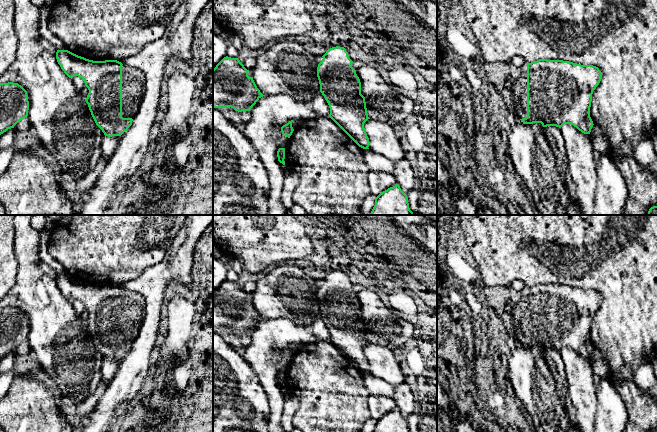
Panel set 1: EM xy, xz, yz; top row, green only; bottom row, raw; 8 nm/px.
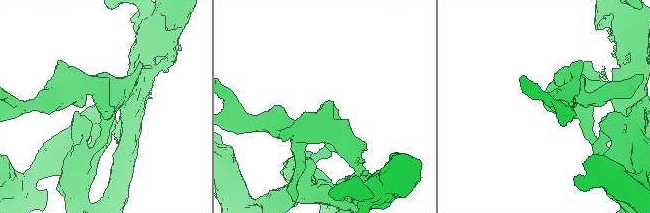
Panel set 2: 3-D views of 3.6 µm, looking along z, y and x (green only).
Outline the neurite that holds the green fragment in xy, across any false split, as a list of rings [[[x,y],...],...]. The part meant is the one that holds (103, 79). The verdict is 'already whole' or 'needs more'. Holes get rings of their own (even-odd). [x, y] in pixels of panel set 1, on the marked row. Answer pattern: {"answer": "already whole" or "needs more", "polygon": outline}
{"answer": "needs more", "polygon": [[[57,50],[56,59],[64,73],[83,79],[89,93],[86,98],[96,125],[108,137],[121,136],[132,125],[145,92],[146,77],[142,70],[122,64],[117,60],[93,61],[68,50]]]}

